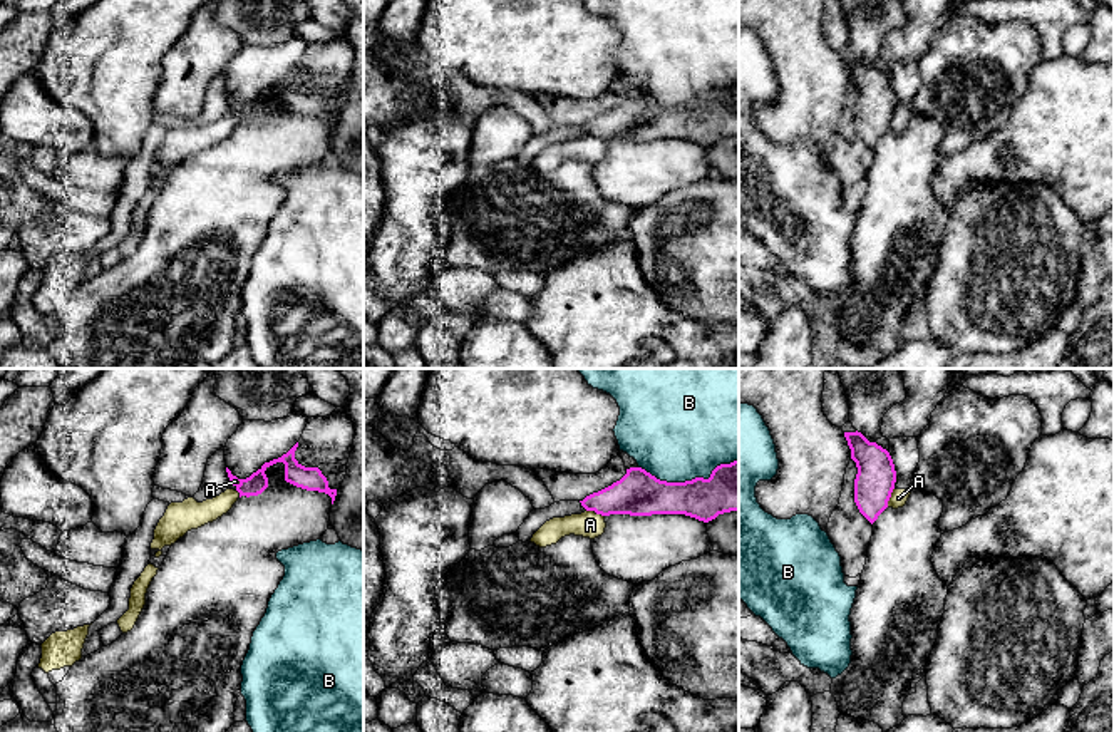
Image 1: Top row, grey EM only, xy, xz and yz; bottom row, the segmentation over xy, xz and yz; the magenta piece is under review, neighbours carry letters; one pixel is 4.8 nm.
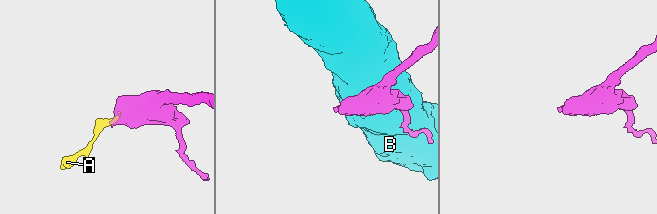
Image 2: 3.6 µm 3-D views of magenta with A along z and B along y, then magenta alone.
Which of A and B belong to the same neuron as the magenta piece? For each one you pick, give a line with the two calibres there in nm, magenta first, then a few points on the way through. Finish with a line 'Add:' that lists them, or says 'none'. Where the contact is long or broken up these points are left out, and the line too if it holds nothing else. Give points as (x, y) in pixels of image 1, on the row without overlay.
Add: none

